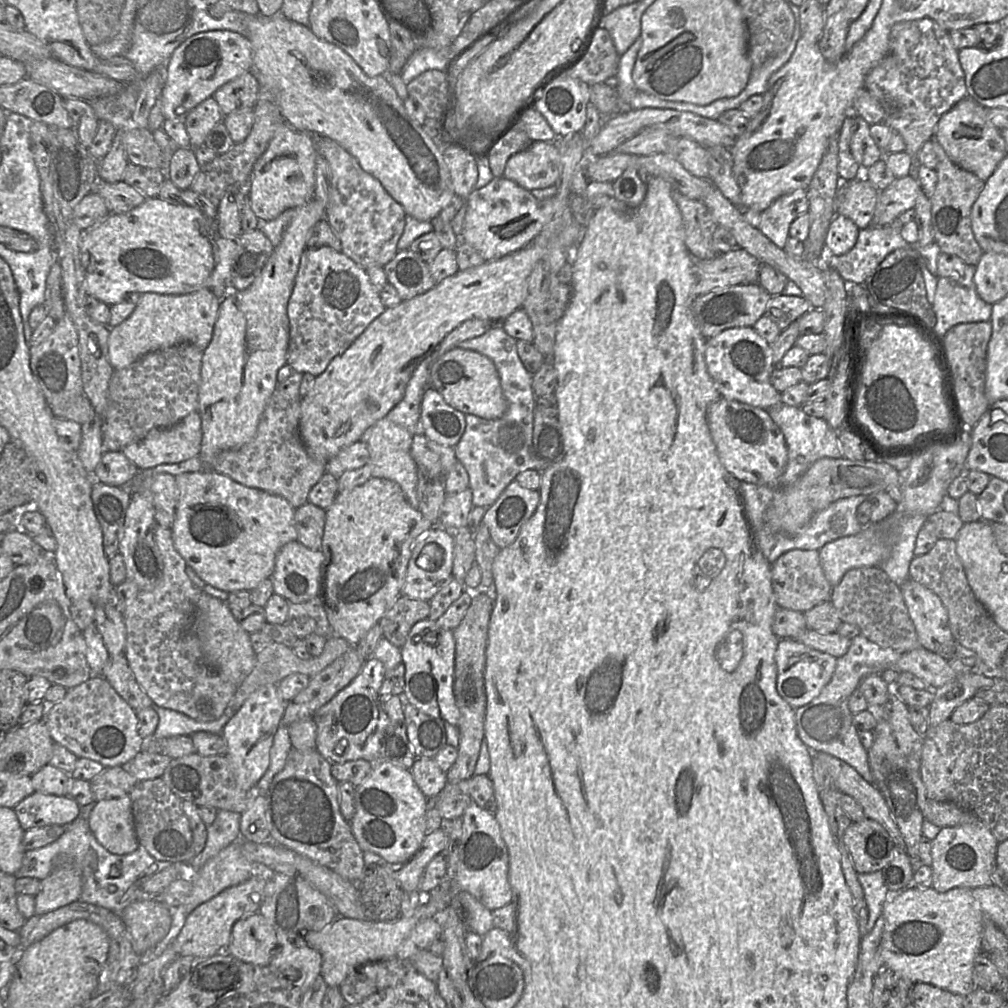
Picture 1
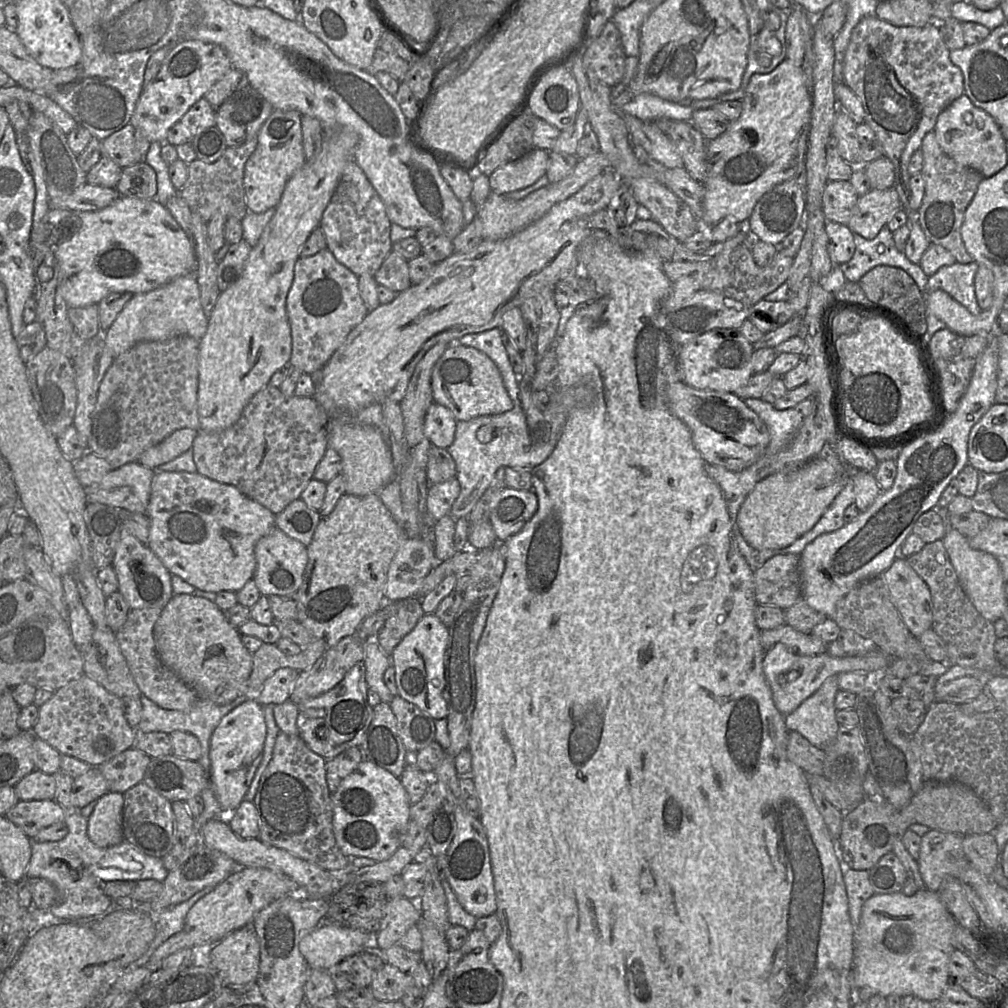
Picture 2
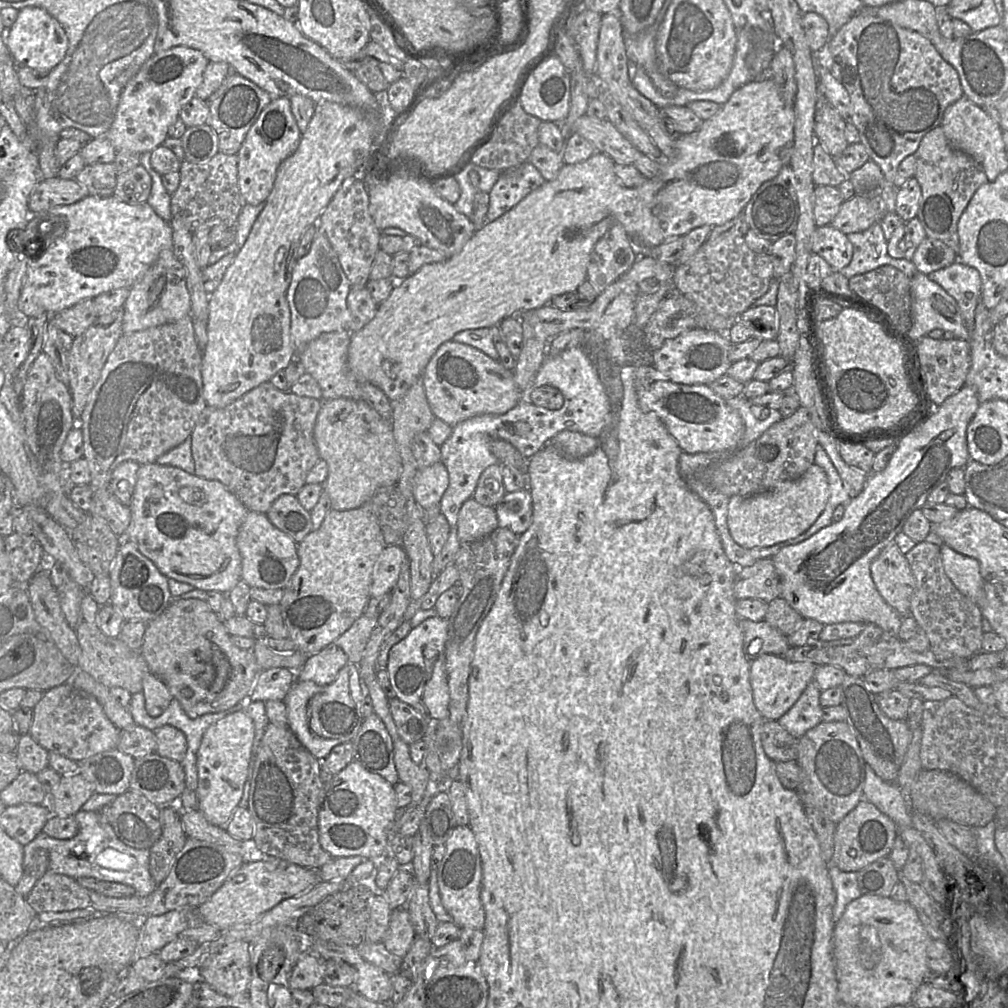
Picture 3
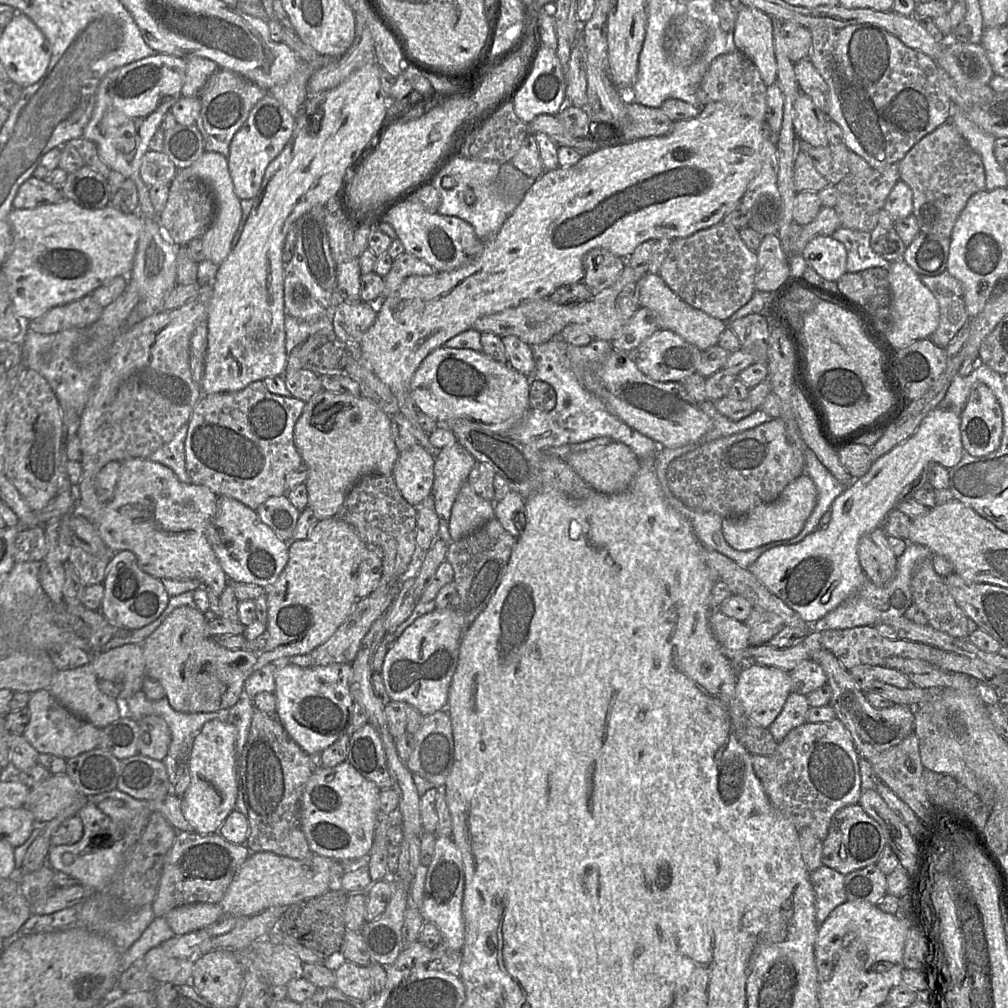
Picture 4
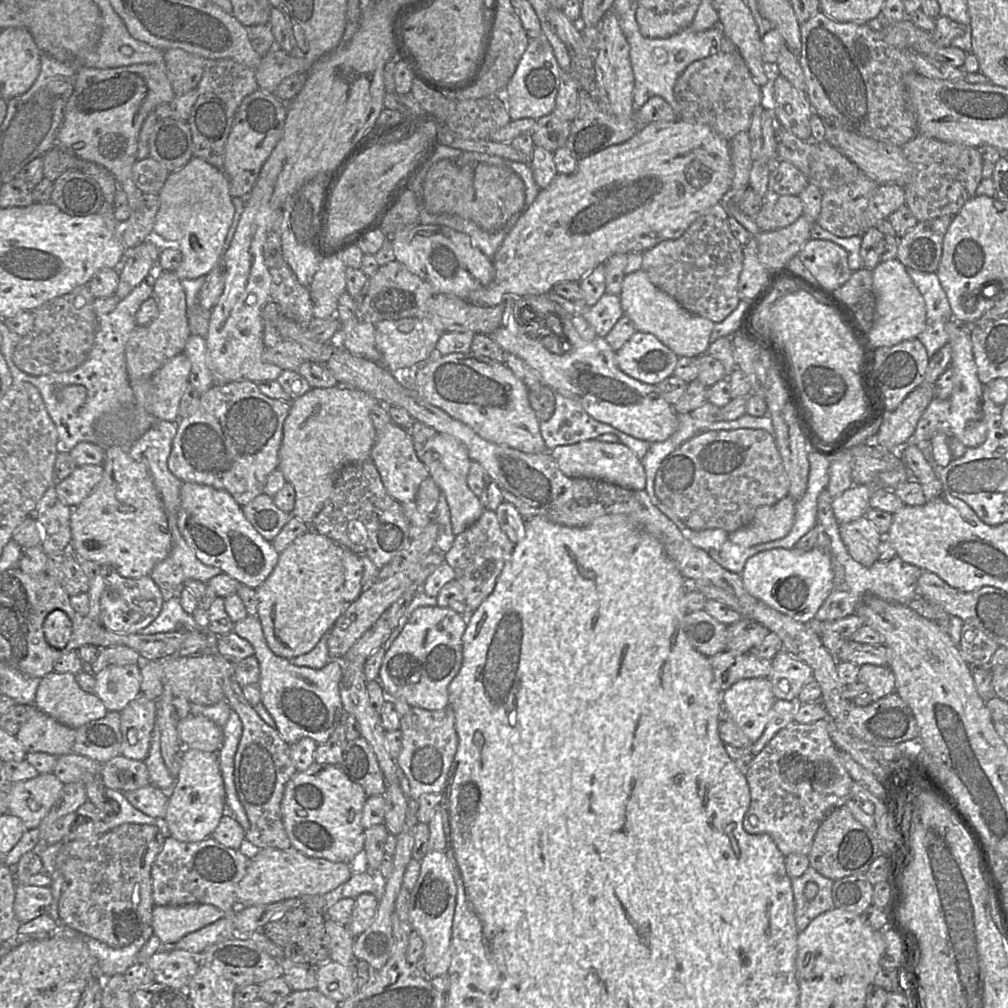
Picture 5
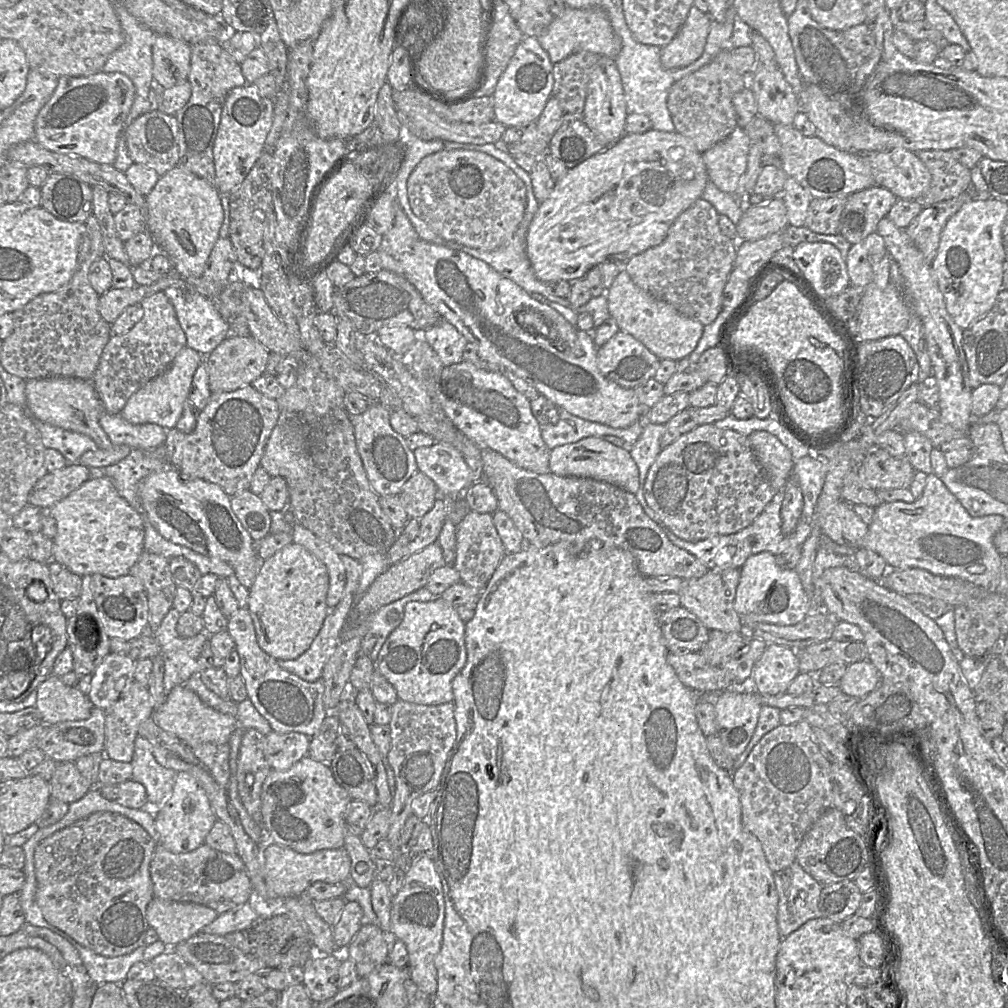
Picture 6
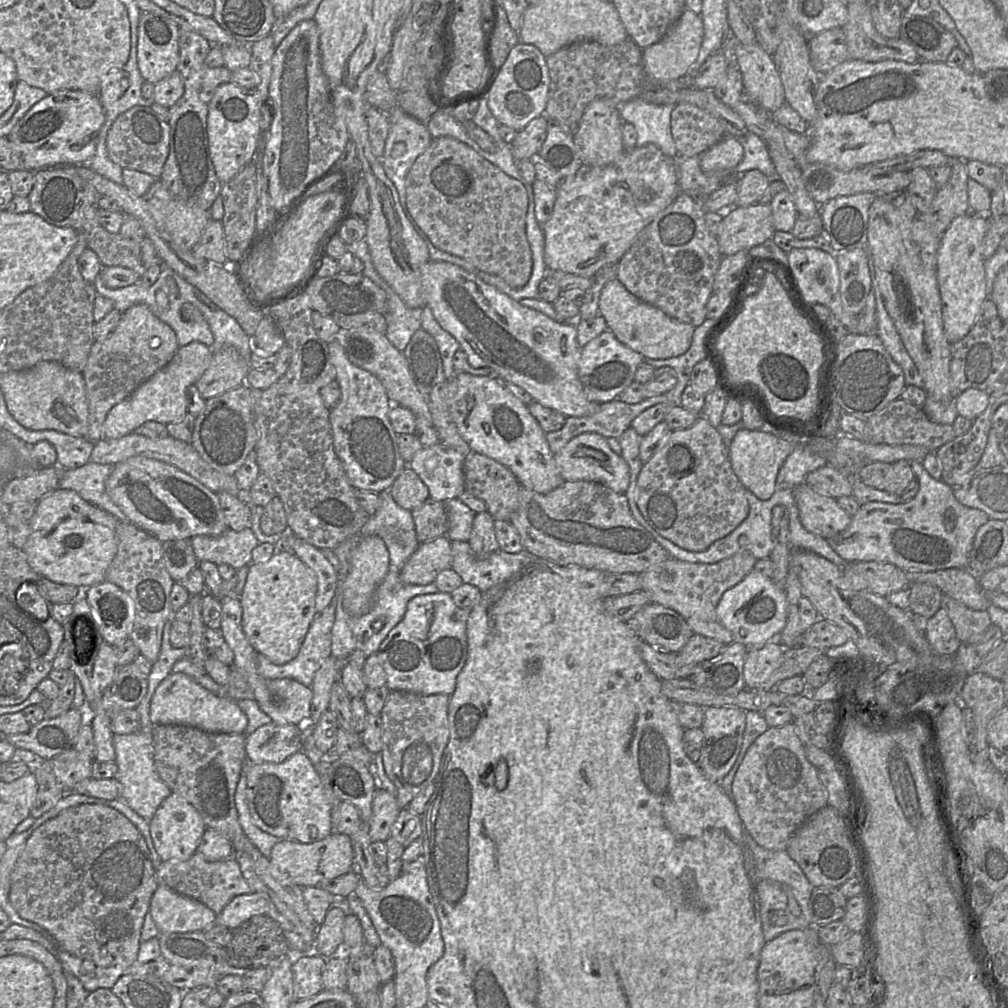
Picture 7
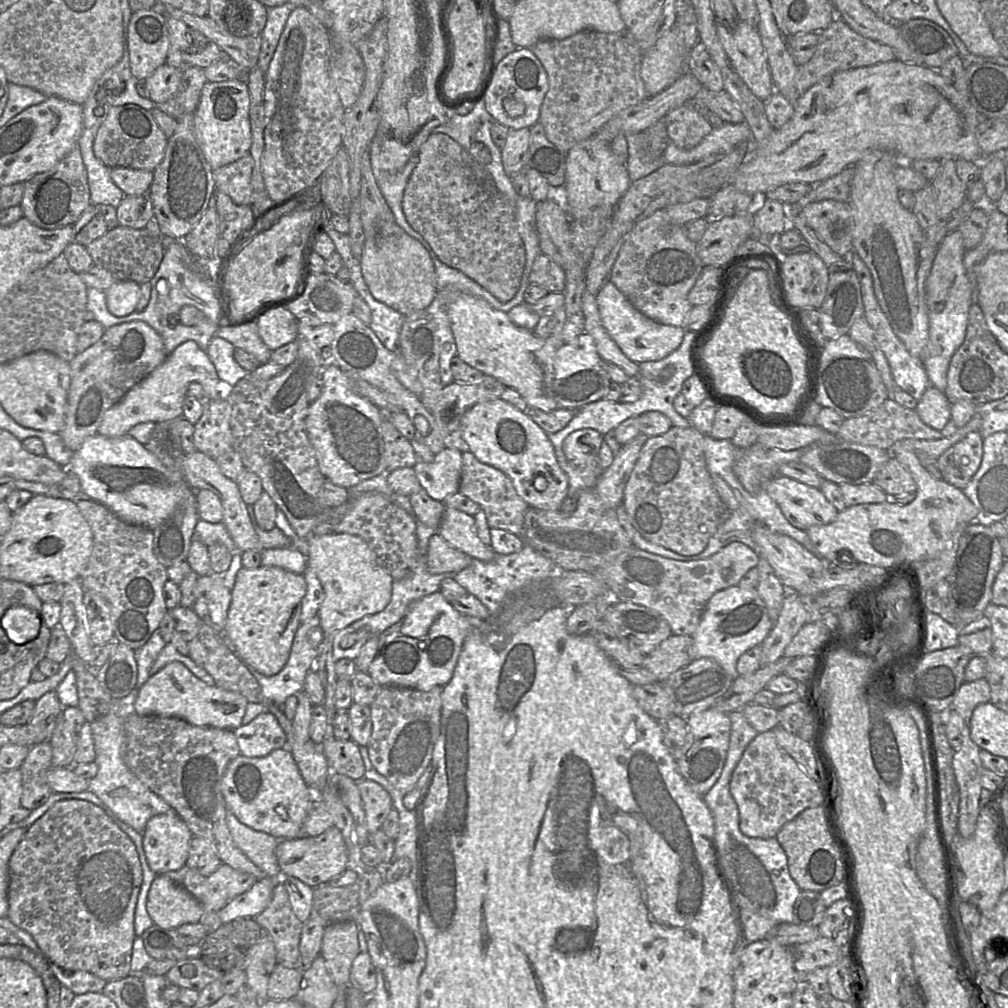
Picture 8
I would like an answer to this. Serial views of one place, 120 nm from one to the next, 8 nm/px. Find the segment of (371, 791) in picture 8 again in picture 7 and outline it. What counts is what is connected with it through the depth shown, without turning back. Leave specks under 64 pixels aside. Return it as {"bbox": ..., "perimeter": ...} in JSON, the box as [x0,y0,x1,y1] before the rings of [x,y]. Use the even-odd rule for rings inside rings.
{"bbox":[365,788,400,842],"perimeter":[[[377,788],[373,802],[372,813],[365,825],[372,842],[387,840],[391,833],[391,827],[396,821],[400,807],[396,797],[383,788]]]}

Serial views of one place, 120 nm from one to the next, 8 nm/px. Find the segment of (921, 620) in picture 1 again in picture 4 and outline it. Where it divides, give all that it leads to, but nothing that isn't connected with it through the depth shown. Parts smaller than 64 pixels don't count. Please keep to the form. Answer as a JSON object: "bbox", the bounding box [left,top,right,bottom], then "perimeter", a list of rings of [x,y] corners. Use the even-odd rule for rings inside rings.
{"bbox":[858,528,896,586],"perimeter":[[[882,528],[864,535],[858,544],[858,558],[867,579],[877,586],[890,581],[896,572],[894,555]]]}

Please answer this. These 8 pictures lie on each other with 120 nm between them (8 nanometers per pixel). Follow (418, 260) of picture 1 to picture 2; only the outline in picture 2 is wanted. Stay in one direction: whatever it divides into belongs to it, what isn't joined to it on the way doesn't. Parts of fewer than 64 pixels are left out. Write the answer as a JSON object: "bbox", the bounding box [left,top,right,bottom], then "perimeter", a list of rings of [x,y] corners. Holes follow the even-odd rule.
{"bbox":[374,251,412,293],"perimeter":[[[391,251],[374,274],[378,285],[387,287],[395,293],[408,289],[412,282],[409,277],[408,261]]]}

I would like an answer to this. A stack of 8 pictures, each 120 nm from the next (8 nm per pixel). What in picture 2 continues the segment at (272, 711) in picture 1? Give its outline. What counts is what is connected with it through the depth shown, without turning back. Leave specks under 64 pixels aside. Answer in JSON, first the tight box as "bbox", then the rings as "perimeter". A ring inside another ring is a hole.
{"bbox":[209,698,266,813],"perimeter":[[[249,698],[225,715],[211,735],[209,787],[227,813],[236,810],[244,799],[262,760],[266,734],[262,705]]]}

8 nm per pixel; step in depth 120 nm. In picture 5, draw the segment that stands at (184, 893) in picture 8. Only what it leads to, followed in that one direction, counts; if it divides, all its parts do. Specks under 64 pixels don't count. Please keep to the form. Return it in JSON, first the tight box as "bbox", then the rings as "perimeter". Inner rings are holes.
{"bbox":[151,904,225,945],"perimeter":[[[211,904],[153,906],[151,926],[164,945],[175,945],[185,935],[198,931],[225,916]]]}

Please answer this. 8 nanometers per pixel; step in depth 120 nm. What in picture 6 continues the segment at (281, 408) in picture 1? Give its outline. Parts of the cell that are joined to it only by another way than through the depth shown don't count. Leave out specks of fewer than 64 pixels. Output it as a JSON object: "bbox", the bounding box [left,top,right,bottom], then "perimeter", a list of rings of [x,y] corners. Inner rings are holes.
{"bbox":[164,384,279,496],"perimeter":[[[251,384],[229,392],[211,393],[208,403],[198,414],[193,431],[183,433],[176,427],[166,429],[164,445],[171,467],[187,479],[202,479],[219,485],[229,496],[247,491],[279,415],[277,401],[266,397]]]}

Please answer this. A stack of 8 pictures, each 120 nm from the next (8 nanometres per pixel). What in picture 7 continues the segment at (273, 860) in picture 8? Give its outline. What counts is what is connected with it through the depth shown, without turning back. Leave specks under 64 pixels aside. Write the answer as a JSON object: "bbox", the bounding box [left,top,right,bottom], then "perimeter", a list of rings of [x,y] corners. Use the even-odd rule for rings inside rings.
{"bbox":[234,758,282,858],"perimeter":[[[246,758],[237,784],[236,793],[234,795],[235,807],[238,813],[239,824],[245,836],[262,853],[262,855],[269,858],[273,846],[282,840],[262,831],[251,819],[246,797],[246,768],[249,764],[250,762]]]}

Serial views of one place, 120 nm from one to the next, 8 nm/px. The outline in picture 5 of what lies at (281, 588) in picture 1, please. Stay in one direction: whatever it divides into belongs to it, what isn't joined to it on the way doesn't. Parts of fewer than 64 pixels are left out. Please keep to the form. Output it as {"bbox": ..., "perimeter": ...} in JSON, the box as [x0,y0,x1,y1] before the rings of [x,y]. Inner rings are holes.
{"bbox":[178,482,279,589],"perimeter":[[[183,482],[179,498],[178,530],[196,557],[206,565],[221,569],[244,586],[257,589],[262,585],[276,566],[279,553],[274,549],[271,542],[263,538],[245,518],[242,507],[234,500],[231,494],[208,485]]]}

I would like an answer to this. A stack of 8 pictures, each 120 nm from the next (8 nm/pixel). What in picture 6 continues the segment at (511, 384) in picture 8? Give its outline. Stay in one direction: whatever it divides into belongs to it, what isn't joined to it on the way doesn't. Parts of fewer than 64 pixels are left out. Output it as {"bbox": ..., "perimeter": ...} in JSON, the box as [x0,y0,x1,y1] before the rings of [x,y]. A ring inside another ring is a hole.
{"bbox":[398,239,650,428],"perimeter":[[[419,239],[407,252],[400,255],[398,261],[405,277],[442,318],[455,326],[468,342],[478,344],[478,355],[482,361],[505,367],[533,386],[559,409],[579,418],[613,428],[627,428],[646,417],[650,407],[639,402],[634,389],[623,388],[600,372],[593,330],[584,332],[571,325],[559,312],[532,298],[523,288],[483,260],[463,251]]]}

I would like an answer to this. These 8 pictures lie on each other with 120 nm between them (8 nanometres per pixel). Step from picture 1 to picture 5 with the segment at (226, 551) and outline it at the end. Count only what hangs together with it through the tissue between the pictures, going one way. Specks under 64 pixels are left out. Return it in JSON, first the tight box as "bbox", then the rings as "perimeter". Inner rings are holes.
{"bbox":[69,446,172,578],"perimeter":[[[111,446],[105,450],[105,455],[101,481],[80,504],[70,507],[69,549],[87,561],[100,566],[113,566],[125,578],[150,576],[154,567],[168,556],[172,548],[172,535],[161,499],[147,467],[133,460],[126,449]]]}

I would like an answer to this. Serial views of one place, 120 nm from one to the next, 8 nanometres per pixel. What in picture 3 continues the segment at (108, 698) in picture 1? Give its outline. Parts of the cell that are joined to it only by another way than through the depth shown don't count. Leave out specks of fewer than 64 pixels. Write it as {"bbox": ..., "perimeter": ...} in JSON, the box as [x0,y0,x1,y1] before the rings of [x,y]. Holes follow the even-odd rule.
{"bbox":[29,682,120,762],"perimeter":[[[65,682],[44,692],[42,699],[33,708],[29,734],[48,752],[78,762],[116,749],[120,730],[107,718],[96,698]]]}

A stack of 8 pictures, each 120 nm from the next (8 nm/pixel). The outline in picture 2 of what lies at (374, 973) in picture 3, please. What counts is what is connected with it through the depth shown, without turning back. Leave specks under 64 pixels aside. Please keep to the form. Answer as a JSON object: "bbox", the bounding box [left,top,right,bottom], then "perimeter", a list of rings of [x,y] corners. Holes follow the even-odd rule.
{"bbox":[369,964,414,1001],"perimeter":[[[385,964],[369,986],[377,1001],[400,1001],[406,990],[414,985],[413,977],[396,967]]]}

